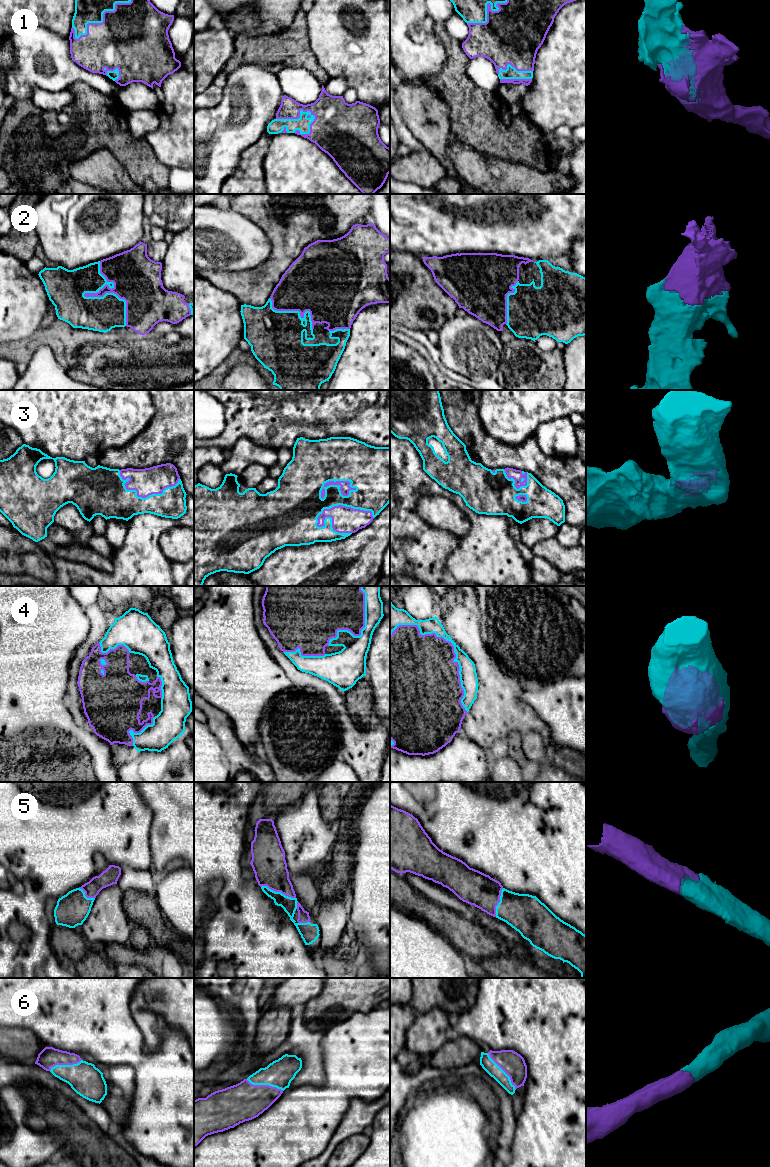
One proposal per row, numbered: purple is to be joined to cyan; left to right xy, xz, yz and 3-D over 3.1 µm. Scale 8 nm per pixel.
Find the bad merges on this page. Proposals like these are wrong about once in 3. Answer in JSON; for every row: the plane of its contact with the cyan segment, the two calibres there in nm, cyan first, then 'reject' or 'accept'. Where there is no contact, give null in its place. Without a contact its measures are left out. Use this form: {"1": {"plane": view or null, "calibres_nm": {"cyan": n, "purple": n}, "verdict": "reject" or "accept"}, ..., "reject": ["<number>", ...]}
{"1": {"plane": "xz", "calibres_nm": {"cyan": 120, "purple": 280}, "verdict": "accept"}, "2": {"plane": "xy", "calibres_nm": {"cyan": 300, "purple": 160}, "verdict": "accept"}, "3": {"plane": "xz", "calibres_nm": {"cyan": 260, "purple": 200}, "verdict": "accept"}, "4": {"plane": "yz", "calibres_nm": {"cyan": 140, "purple": 440}, "verdict": "accept"}, "5": {"plane": "xz", "calibres_nm": {"cyan": 120, "purple": 280}, "verdict": "accept"}, "6": {"plane": "yz", "calibres_nm": {"cyan": 100, "purple": 190}, "verdict": "accept"}, "reject": []}

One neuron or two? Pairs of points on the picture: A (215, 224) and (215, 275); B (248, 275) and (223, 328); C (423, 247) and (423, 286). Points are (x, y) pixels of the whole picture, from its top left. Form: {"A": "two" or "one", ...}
{"A": "two", "B": "two", "C": "two"}

